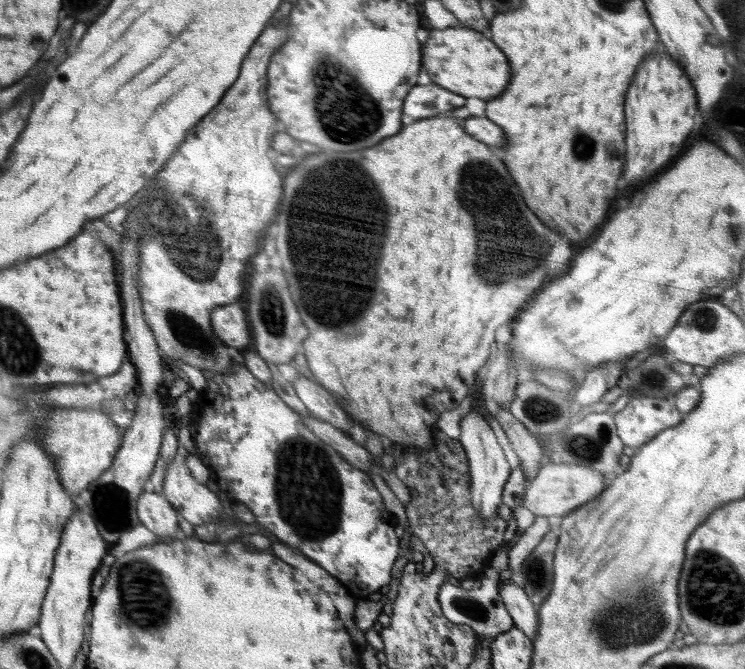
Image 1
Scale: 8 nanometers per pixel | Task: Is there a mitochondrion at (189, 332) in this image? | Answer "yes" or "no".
yes

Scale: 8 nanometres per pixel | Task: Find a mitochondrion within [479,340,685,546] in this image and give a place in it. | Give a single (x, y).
(584, 445)

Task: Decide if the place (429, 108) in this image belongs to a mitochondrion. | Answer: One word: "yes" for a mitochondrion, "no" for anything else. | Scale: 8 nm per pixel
no

